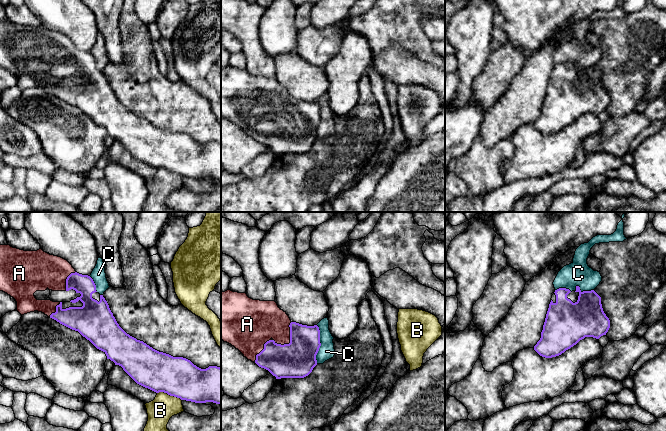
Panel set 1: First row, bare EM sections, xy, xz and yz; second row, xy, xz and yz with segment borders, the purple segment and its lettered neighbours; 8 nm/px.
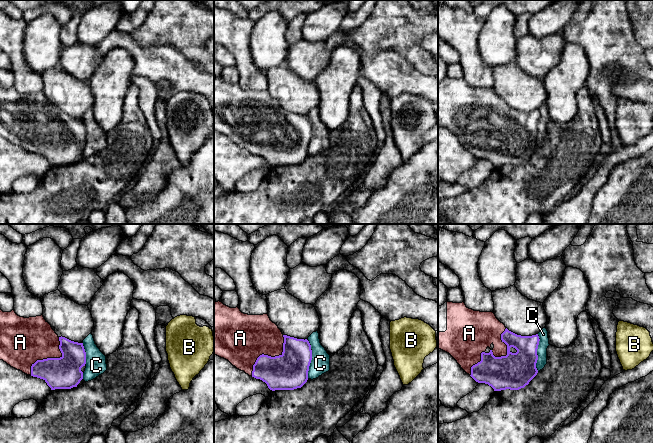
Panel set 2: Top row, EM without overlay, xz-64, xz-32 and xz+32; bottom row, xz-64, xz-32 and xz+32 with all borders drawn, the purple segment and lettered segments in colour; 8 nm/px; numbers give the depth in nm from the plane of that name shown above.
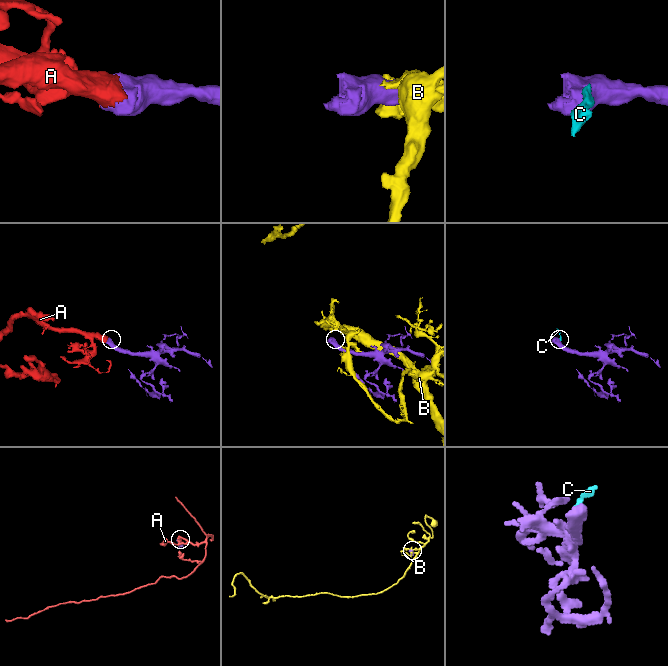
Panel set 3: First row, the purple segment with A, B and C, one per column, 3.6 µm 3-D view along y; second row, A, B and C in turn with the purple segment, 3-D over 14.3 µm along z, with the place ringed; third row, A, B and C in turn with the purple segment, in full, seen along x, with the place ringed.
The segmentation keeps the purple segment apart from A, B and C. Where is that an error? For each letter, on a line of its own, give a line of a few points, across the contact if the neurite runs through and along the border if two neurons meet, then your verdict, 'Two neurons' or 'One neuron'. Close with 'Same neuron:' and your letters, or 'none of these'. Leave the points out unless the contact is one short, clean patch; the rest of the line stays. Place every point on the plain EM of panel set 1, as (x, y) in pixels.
A: One neuron
B: Two neurons
C: Line: xz (316, 101), (319, 106), (320, 119), (316, 131), (317, 139). Two neurons
Same neuron: A

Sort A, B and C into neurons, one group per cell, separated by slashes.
A / B C

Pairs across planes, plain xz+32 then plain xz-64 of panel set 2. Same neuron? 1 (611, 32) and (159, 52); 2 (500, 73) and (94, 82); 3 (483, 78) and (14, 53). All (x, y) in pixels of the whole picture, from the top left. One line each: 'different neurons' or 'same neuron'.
1: different neurons
2: different neurons
3: same neuron

